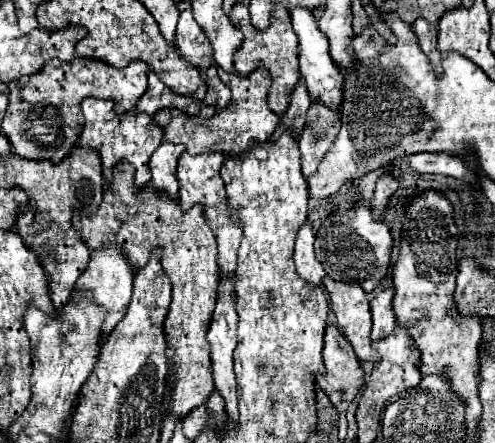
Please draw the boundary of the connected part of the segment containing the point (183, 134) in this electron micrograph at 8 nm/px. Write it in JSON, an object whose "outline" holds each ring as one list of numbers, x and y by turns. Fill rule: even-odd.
{"outline":[[218,68,218,72,220,72,220,80,232,90,230,104,218,114,210,118,200,118,200,116,190,118,186,114,178,114,176,110,162,110,162,114,154,114,156,124,166,130,164,140,184,144,188,154,204,154,210,150,212,152,232,152,232,154,242,152,250,148,254,142,266,142,280,122,280,118,266,104,266,96,270,88,270,74,266,72,266,68,258,68,246,76,226,72,222,68]]}

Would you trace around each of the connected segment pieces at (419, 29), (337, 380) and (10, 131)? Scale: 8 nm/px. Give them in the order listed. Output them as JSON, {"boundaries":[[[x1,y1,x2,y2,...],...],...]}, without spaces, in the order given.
{"boundaries":[[[418,18,414,24,412,24,416,36,418,36,418,44,420,48,424,50,424,54,430,58,430,64,434,66,436,74,442,74,442,68,440,68,440,60,442,60,442,54,438,52,436,48,436,24,430,26,430,22,424,22,424,18]],[[334,324,326,326,324,334,324,366,326,374,316,376,318,388,330,398,330,402,344,416,350,400,364,382,364,372,350,342,338,332]],[[52,58,50,62,46,62,46,66,42,66,40,72,26,78,16,78,8,84,8,88,10,104,4,114,2,134,8,136,14,152,22,158,46,158,52,162,60,162,68,156,70,148,80,136,80,128,84,122,80,102,86,96,112,98,118,106,118,112,132,110,148,88,148,66,142,60,134,60,122,70,116,70,114,66,96,62,94,58,74,58,74,62]]]}

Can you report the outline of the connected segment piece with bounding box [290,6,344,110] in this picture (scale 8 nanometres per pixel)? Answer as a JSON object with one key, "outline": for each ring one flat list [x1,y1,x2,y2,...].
{"outline":[[296,6,296,10,290,10,290,18,292,18,292,28,298,36,300,74,306,78,310,98,312,100,322,100,332,110,338,110,340,100,342,100,342,80,344,78,342,78,342,72,338,70,338,66,334,64,334,60,330,58,330,46,326,42,326,34,322,34,322,30,318,28,314,10,304,10,304,8]]}

